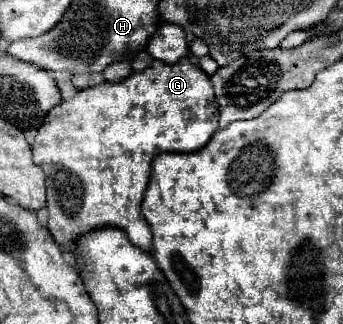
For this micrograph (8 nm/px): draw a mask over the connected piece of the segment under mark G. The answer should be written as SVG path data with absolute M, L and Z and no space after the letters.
M188 59L176 63L176 65L164 65L162 61L156 61L150 69L146 71L140 71L140 73L132 73L130 77L126 77L122 83L104 83L104 85L96 85L92 89L86 89L86 91L78 91L70 101L62 101L60 105L56 105L48 115L46 115L46 121L44 125L38 129L36 133L36 141L32 143L32 153L34 153L34 163L40 165L46 173L46 189L48 189L48 229L54 237L54 241L62 247L64 253L72 253L74 249L74 243L78 241L78 237L94 231L94 229L102 229L102 227L116 227L116 229L122 229L128 233L128 239L132 245L140 247L142 251L146 253L152 253L152 233L150 233L150 227L144 219L144 215L140 213L140 205L142 205L142 197L144 197L144 191L146 191L146 185L150 181L150 165L152 165L152 159L158 155L158 153L192 153L192 151L198 151L202 149L208 139L214 135L214 131L218 129L218 105L216 105L216 99L214 99L214 91L212 91L212 83L210 83L210 77L200 69L196 67L194 63L190 63Z

